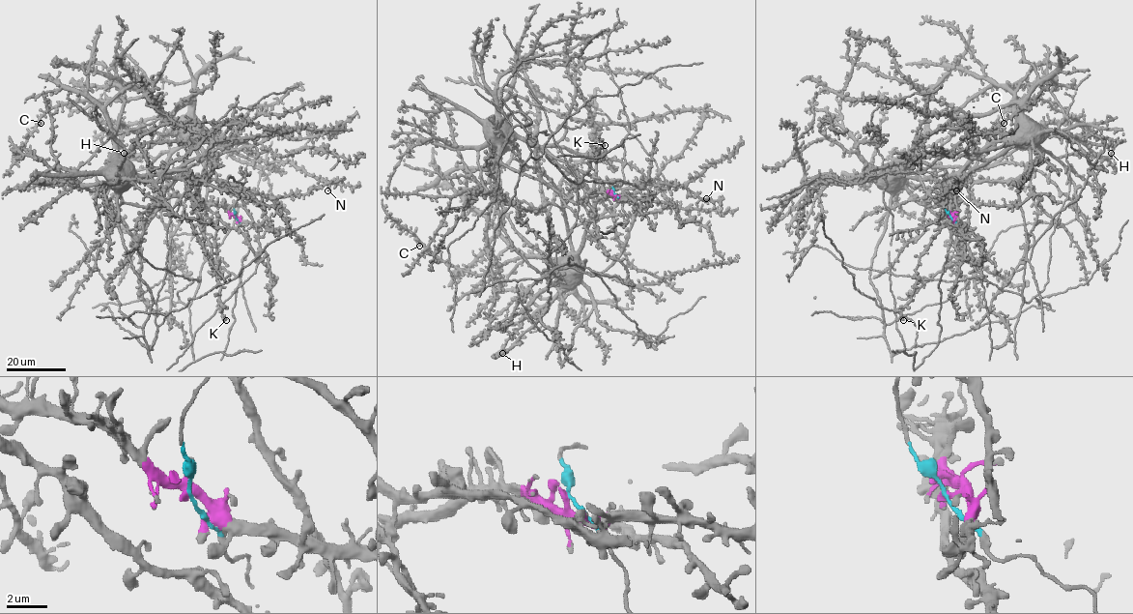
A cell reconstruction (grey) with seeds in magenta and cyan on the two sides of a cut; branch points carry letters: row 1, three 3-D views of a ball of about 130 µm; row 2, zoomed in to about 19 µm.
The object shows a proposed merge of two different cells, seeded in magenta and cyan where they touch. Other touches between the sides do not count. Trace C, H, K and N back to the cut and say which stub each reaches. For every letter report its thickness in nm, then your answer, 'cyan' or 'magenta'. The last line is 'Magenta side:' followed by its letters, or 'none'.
C: calibre 360 nm; cyan
H: calibre 200 nm; cyan
K: calibre 360 nm; cyan
N: calibre 240 nm; magenta
Magenta side: N

